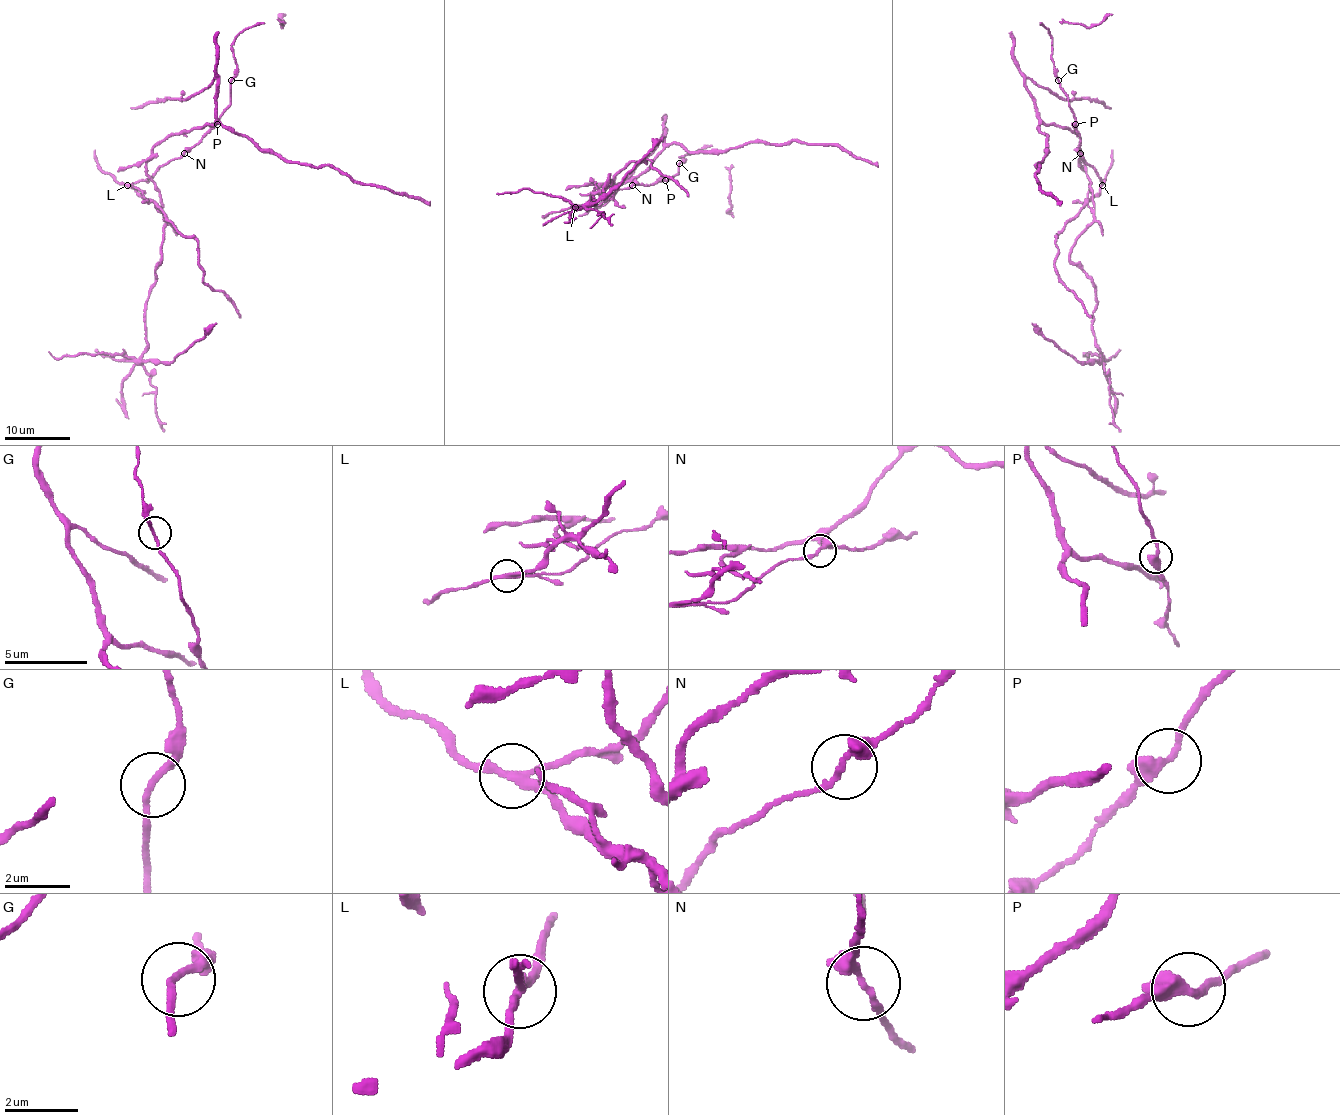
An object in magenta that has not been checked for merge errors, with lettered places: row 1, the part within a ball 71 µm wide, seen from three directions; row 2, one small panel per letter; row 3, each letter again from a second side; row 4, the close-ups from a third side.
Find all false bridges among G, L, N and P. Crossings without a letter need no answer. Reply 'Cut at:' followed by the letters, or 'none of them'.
Cut at: L

